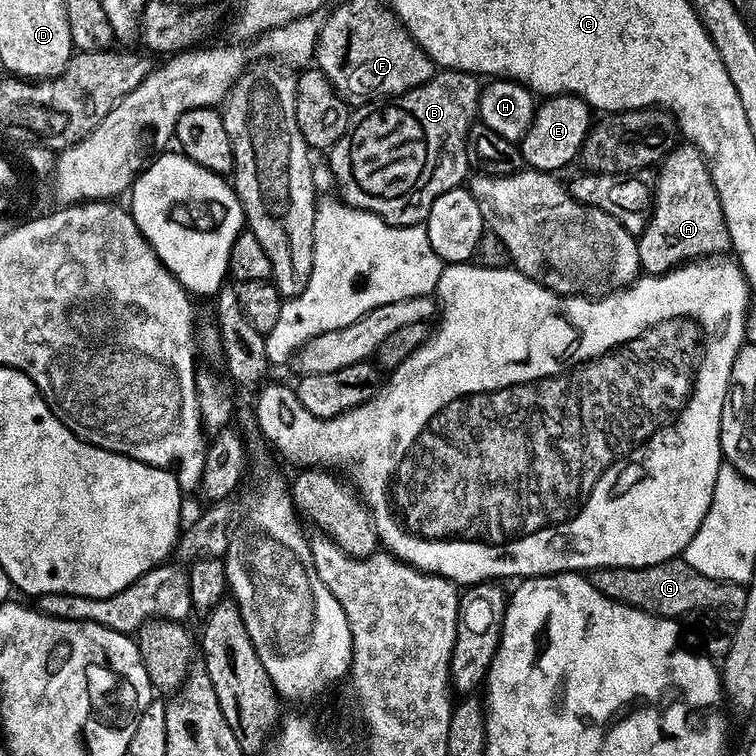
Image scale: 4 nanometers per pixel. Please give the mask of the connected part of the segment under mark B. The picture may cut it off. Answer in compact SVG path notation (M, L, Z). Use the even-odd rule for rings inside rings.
M449 68L433 71L432 77L414 90L377 103L372 112L374 119L404 120L404 152L397 156L392 153L374 121L355 121L351 131L326 156L335 187L340 190L339 199L398 227L424 224L434 200L469 179L467 132L478 116L481 87L473 73Z

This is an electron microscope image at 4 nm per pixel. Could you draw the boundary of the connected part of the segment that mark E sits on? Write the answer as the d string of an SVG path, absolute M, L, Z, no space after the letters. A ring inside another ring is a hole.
M562 94L541 99L536 105L532 125L518 141L523 163L537 172L559 173L559 168L566 167L571 160L575 161L579 157L580 148L584 145L588 129L593 123L593 109L589 108L588 103L580 96Z

